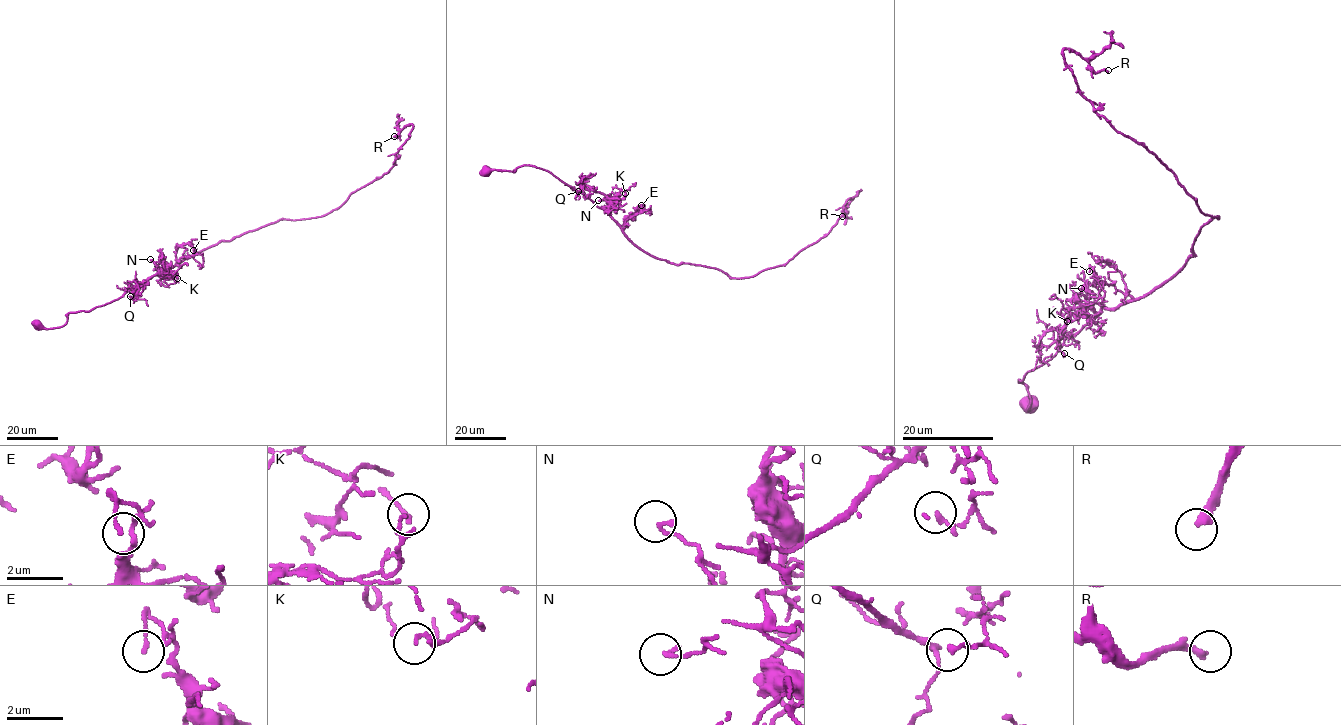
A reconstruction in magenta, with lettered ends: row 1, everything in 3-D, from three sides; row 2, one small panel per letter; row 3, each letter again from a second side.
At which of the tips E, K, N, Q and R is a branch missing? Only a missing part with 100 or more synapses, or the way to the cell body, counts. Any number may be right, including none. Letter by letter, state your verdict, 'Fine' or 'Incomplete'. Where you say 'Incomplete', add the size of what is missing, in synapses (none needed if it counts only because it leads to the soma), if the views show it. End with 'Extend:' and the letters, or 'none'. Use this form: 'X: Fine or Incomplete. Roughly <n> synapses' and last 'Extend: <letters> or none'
E: Fine
K: Fine
N: Fine
Q: Fine
R: Incomplete. Roughly 110 synapses
Extend: R

